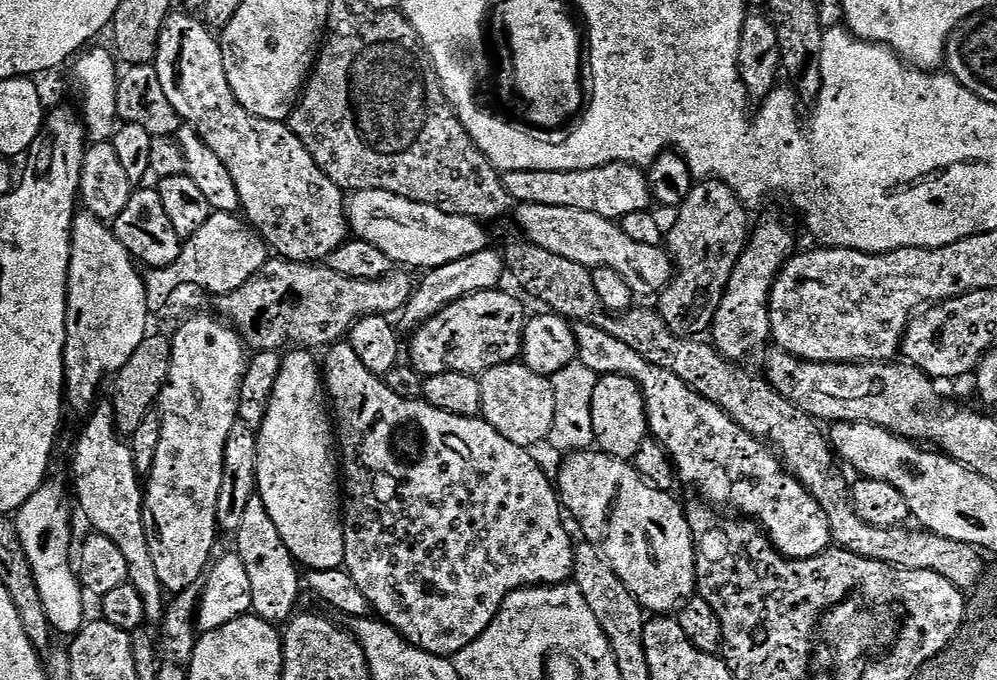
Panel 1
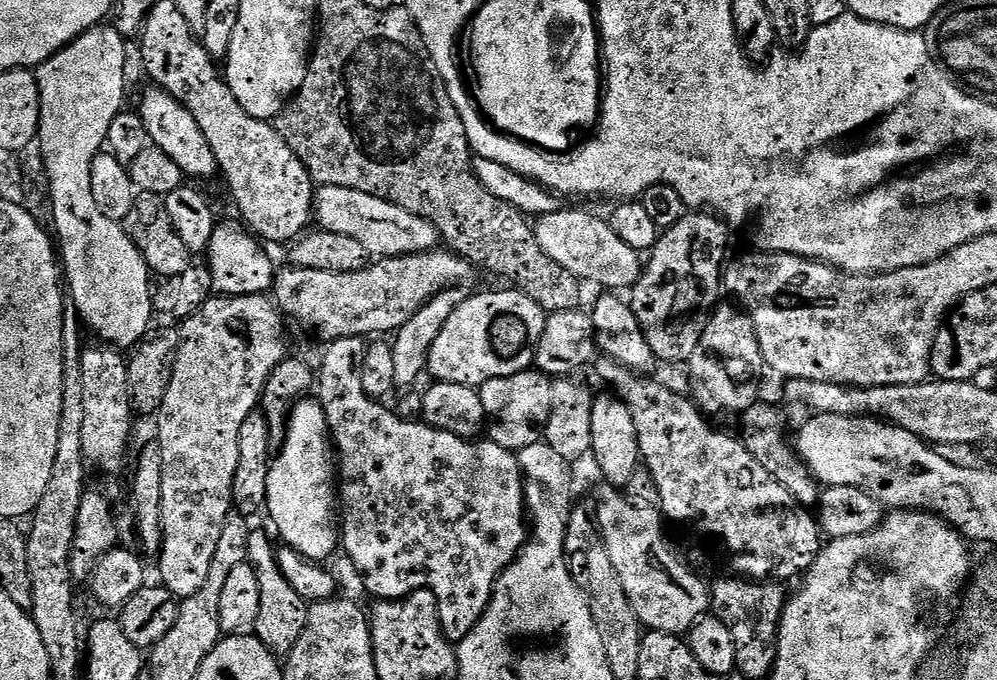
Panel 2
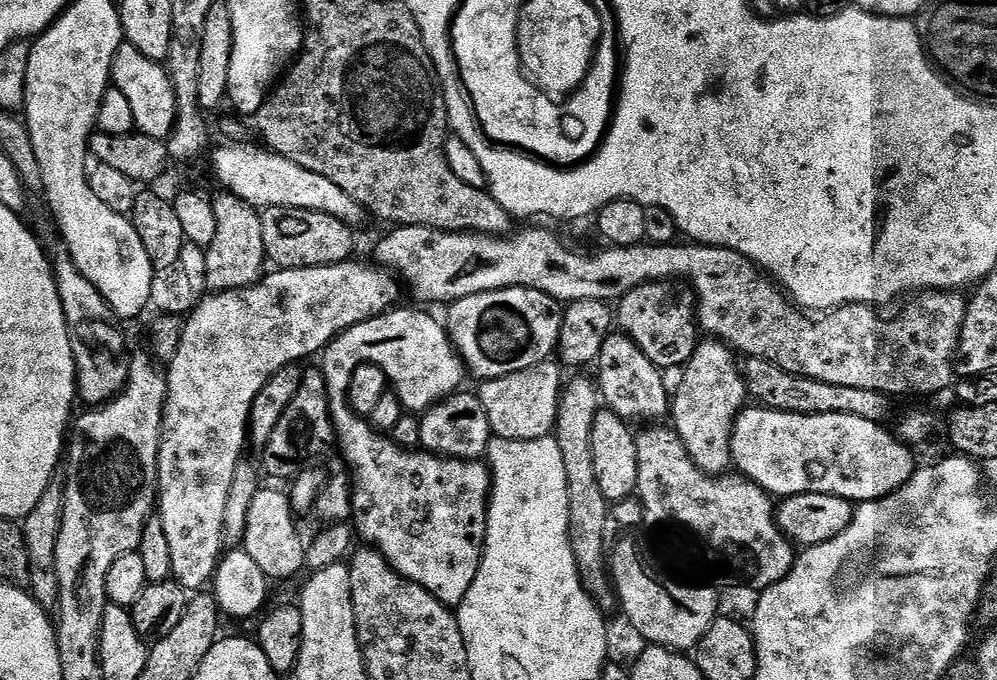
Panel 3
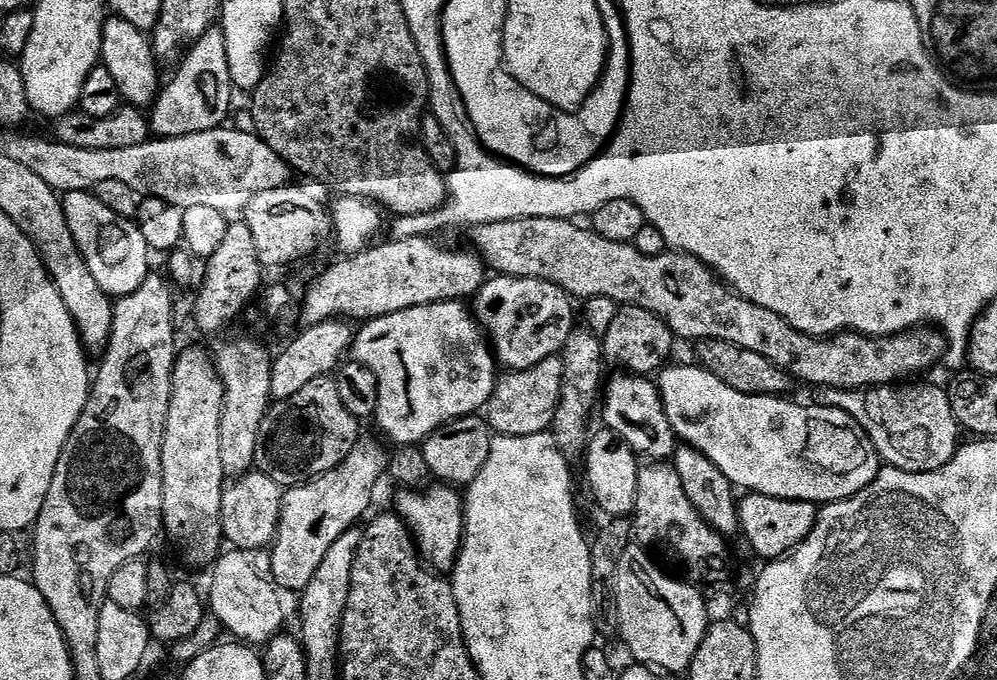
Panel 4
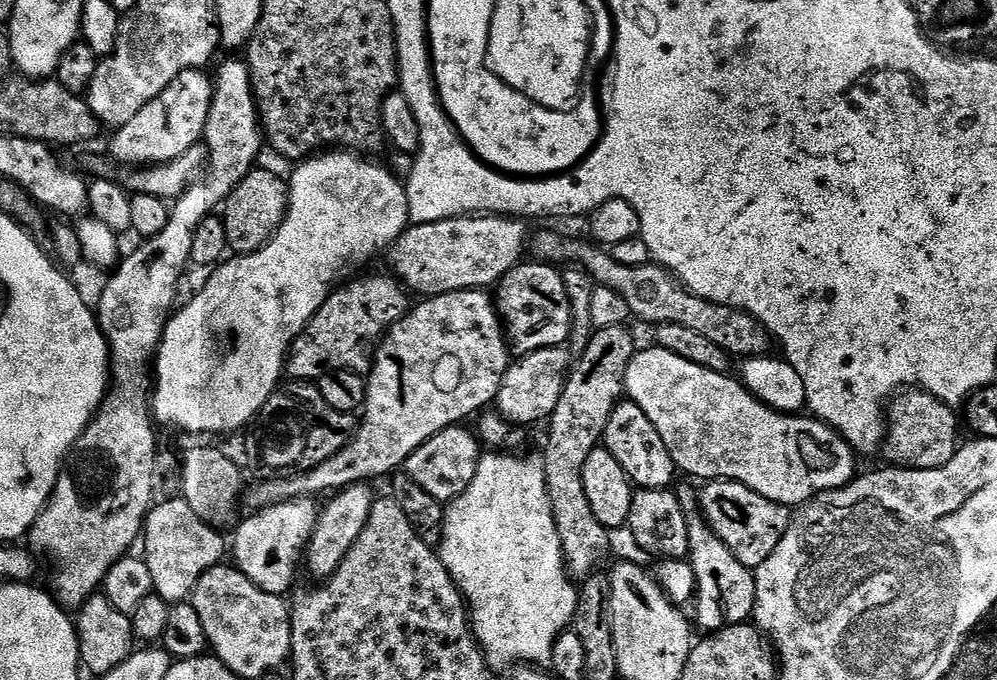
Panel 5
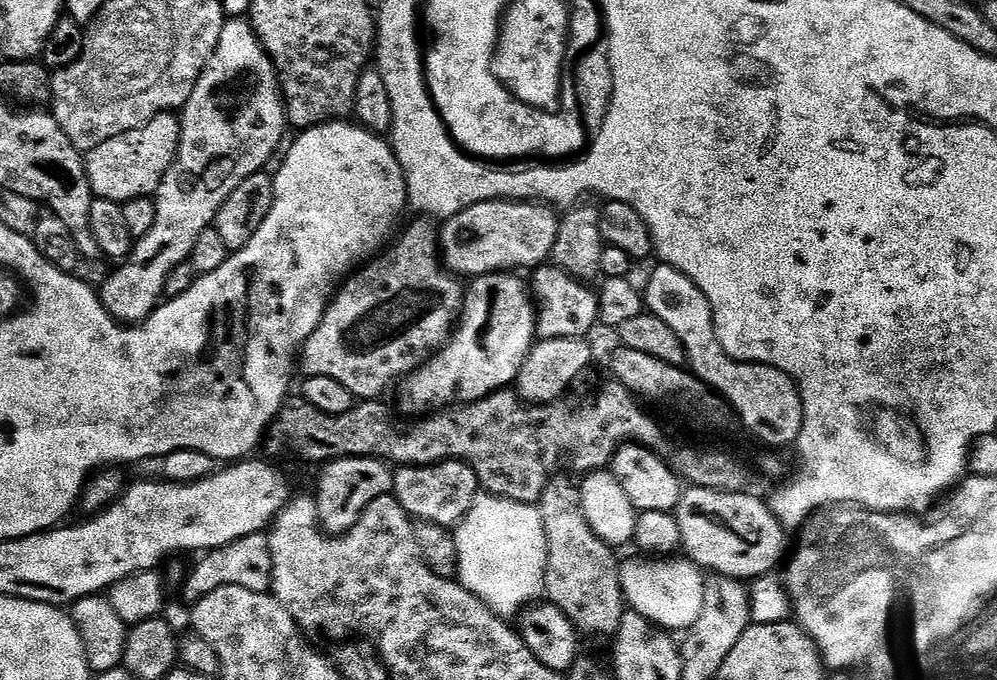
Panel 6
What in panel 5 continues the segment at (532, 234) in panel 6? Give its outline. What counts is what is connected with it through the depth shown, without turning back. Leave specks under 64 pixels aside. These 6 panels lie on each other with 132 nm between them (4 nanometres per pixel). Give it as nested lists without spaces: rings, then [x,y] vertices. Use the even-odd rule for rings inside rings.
[[[473,214],[429,224],[412,224],[390,245],[391,271],[405,289],[421,292],[419,295],[424,298],[491,289],[525,259],[524,248],[526,252],[530,232],[528,236],[524,224],[527,223],[523,219],[508,214]]]

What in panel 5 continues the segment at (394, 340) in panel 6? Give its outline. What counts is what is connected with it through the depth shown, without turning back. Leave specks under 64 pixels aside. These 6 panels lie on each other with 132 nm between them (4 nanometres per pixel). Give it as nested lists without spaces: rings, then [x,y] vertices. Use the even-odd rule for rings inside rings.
[[[368,276],[333,291],[292,343],[286,372],[293,381],[316,382],[325,372],[371,373],[381,339],[410,311],[409,293],[404,285],[388,276]]]

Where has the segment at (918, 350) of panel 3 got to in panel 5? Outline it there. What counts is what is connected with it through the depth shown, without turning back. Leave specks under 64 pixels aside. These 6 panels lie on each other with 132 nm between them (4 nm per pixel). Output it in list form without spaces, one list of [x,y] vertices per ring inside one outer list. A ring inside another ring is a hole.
[[[540,232],[537,236],[535,233],[530,248],[531,251],[536,251],[537,261],[553,266],[579,266],[597,285],[617,291],[629,304],[629,310],[635,319],[649,320],[652,326],[686,326],[686,330],[694,330],[697,334],[702,334],[702,338],[710,338],[714,346],[718,346],[732,358],[760,358],[767,353],[764,351],[770,345],[768,329],[747,312],[739,312],[736,308],[727,308],[695,296],[667,268],[661,268],[655,263],[637,268],[622,266],[622,262],[614,262],[611,251],[585,240],[571,240],[560,232]]]

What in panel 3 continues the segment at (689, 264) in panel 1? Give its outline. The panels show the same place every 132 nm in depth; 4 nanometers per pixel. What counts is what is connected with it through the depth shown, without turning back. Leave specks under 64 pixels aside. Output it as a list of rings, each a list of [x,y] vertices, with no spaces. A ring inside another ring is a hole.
[[[654,280],[621,296],[614,308],[618,328],[661,370],[679,369],[688,363],[698,343],[696,305],[691,291],[683,292],[675,283]]]

